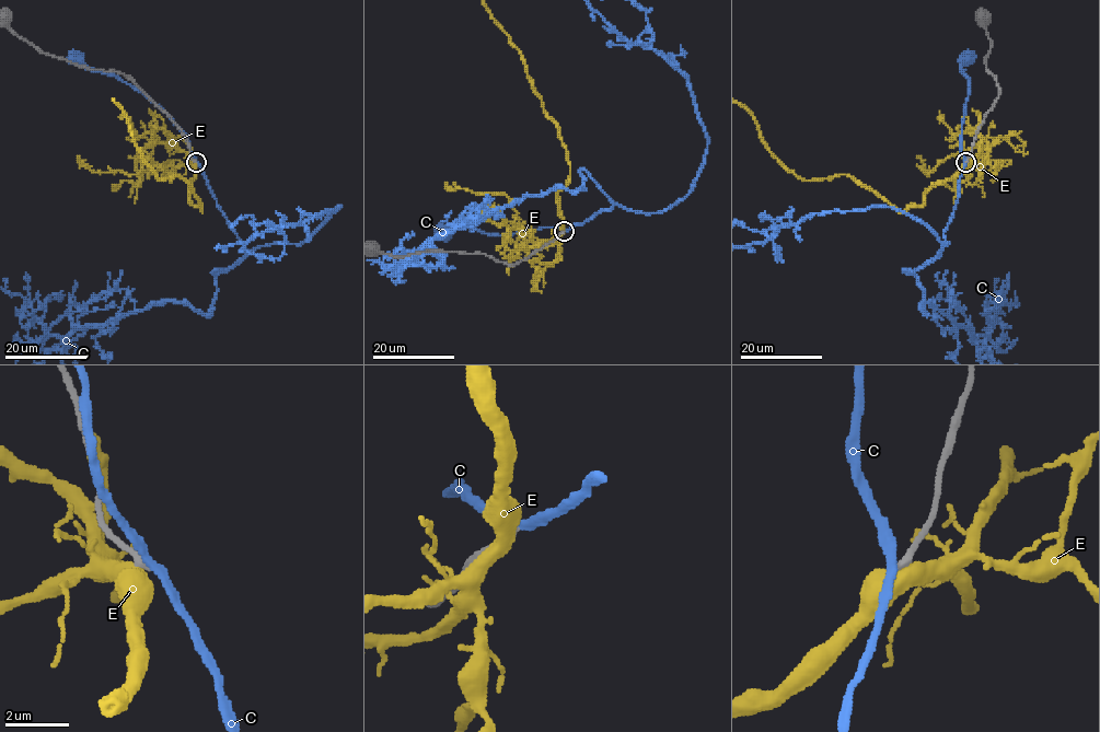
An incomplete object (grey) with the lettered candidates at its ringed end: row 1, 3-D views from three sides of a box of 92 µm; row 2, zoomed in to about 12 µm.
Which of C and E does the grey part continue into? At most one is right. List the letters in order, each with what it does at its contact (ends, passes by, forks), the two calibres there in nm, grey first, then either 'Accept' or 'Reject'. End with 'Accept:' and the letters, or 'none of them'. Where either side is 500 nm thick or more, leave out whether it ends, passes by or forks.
C: It passes by. Thickness 240 nm (grey) against 280 nm. Reject
E: It passes by. Thickness 240 nm (grey) against 480 nm. Reject
Accept: none of them

